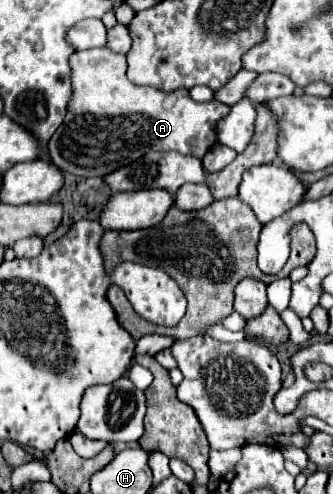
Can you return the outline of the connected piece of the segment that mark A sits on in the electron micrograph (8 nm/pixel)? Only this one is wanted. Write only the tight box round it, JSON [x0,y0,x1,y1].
[49,48,229,176]

